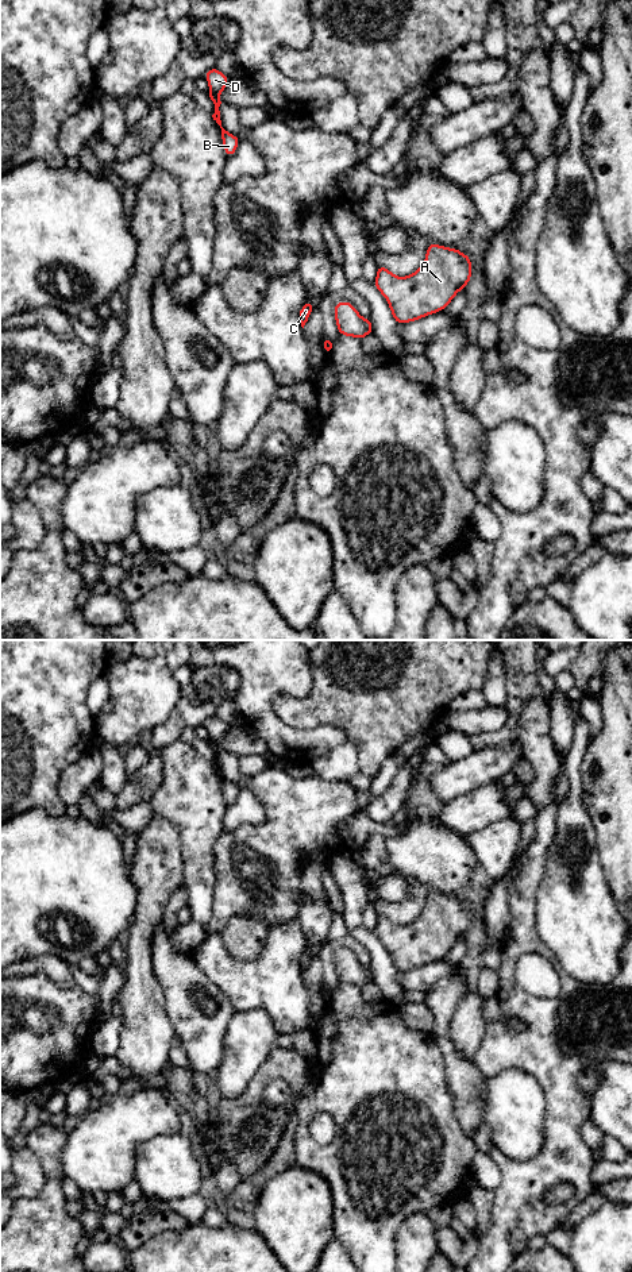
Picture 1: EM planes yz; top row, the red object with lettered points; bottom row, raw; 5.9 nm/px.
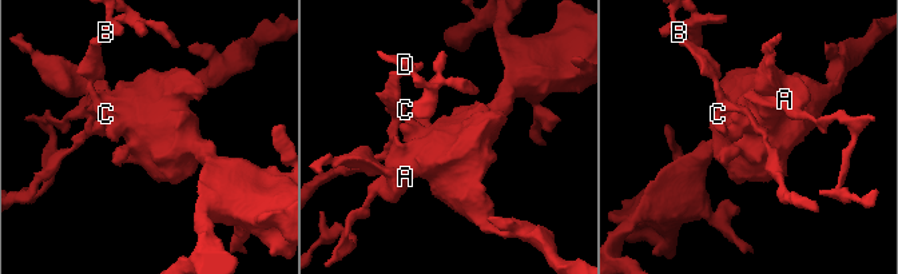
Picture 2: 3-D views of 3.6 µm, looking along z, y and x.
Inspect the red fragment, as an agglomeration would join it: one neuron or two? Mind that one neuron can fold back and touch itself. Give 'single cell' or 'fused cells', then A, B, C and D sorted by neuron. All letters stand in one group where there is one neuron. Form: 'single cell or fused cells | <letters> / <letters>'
fused cells | A / B C D

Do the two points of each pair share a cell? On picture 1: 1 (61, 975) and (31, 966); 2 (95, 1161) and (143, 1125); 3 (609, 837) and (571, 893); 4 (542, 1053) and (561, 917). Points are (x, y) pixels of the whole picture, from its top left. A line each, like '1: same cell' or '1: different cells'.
1: same cell
2: same cell
3: different cells
4: different cells

